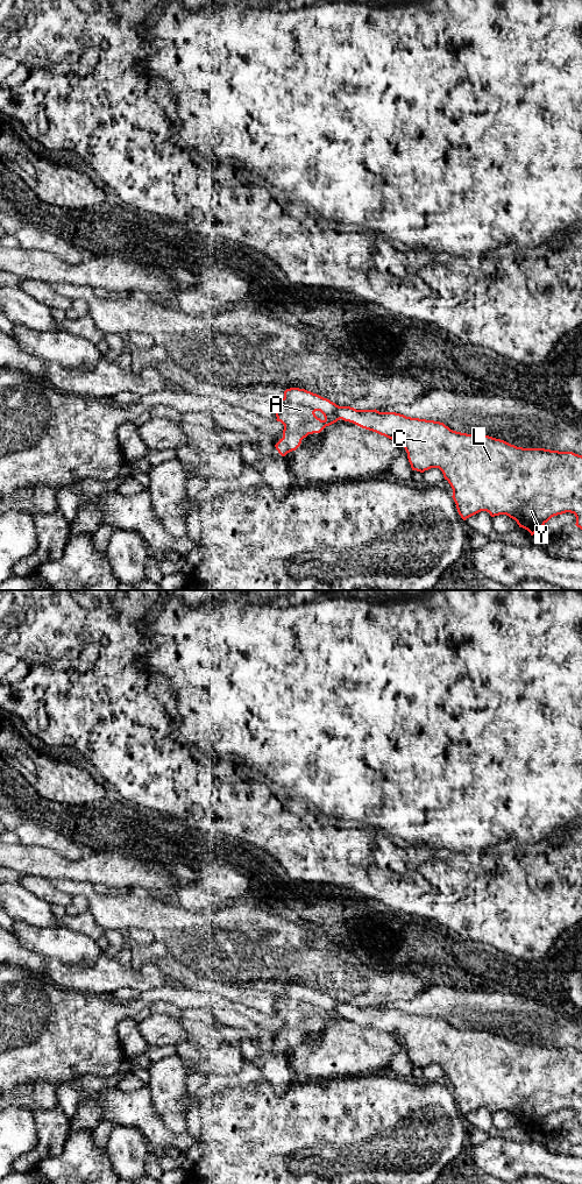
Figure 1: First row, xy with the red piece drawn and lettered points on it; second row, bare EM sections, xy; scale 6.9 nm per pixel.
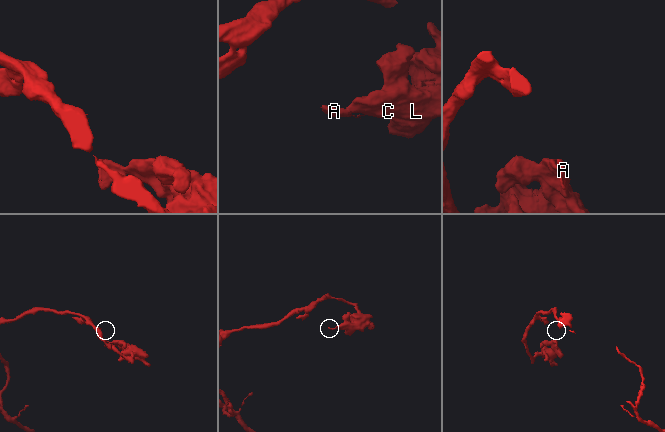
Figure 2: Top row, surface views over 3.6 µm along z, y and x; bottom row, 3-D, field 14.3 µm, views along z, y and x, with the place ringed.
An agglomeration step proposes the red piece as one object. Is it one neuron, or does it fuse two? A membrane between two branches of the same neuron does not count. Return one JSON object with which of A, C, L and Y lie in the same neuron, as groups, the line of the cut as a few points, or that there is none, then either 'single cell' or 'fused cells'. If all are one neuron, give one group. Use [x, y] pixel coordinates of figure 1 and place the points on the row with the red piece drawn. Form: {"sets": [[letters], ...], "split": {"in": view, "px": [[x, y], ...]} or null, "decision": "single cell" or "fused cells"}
{"sets": [["A"], ["C", "L", "Y"]], "split": {"in": "xy", "px": [[336, 405], [336, 413], [341, 418]]}, "decision": "fused cells"}

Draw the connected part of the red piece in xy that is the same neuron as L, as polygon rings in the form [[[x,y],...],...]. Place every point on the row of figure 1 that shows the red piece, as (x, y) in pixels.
[[[338,405],[336,412],[345,421],[376,432],[392,441],[398,439],[407,453],[412,470],[424,473],[431,468],[439,468],[453,489],[452,497],[463,520],[481,511],[489,512],[491,517],[506,515],[533,536],[552,517],[570,512],[576,517],[575,525],[582,530],[582,455],[573,452],[517,447],[489,435],[453,431],[440,421],[411,418],[396,412],[379,412],[376,409],[356,410]]]

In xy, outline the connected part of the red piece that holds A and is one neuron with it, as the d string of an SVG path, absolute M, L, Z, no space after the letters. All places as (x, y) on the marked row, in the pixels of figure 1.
M286 389L284 397L275 402L276 420L284 425L283 438L275 445L278 453L285 456L308 434L320 433L340 420L336 409L335 403L305 389Z

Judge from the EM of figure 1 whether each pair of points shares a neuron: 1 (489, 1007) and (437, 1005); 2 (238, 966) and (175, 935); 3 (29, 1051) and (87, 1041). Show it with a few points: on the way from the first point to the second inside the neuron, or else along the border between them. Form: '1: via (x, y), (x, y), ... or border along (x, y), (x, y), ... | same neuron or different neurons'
1: via (476, 1007), (449, 1005) | same neuron
2: via (222, 951), (214, 943), (196, 940), (190, 936) | same neuron
3: via (43, 1051), (73, 1043) | same neuron

